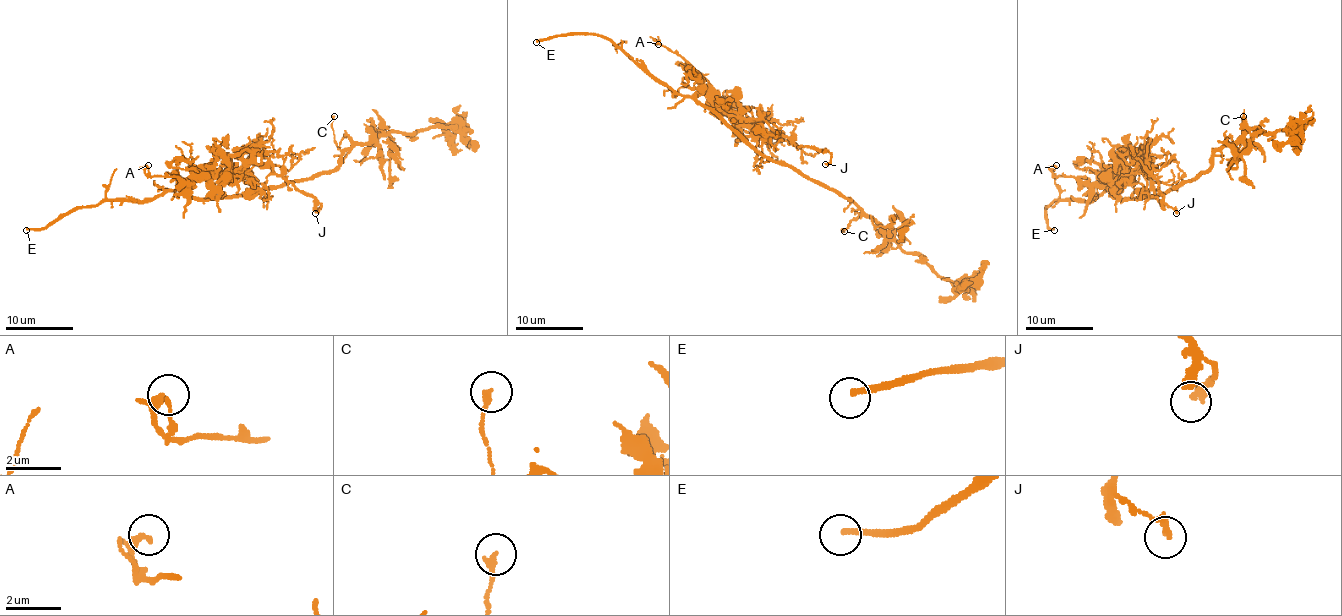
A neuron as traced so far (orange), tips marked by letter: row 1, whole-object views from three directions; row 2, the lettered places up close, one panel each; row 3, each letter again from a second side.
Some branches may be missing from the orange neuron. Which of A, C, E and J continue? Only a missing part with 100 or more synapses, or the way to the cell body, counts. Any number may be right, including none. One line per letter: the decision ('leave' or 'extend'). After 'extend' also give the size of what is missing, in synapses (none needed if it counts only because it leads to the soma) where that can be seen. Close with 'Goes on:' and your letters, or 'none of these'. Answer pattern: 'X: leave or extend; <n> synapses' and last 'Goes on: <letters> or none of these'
A: leave
C: leave
E: extend
J: leave
Goes on: E

